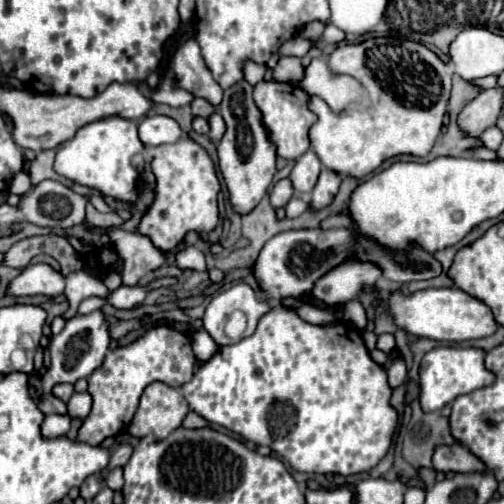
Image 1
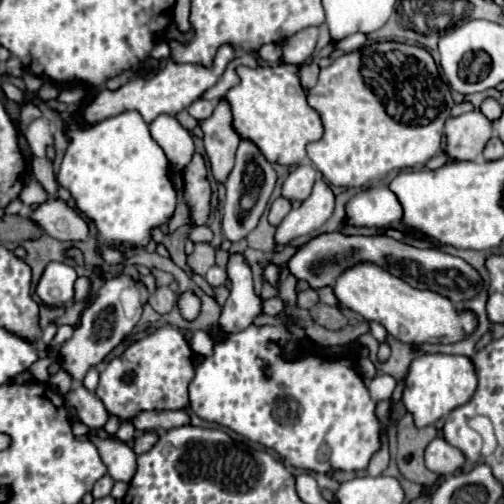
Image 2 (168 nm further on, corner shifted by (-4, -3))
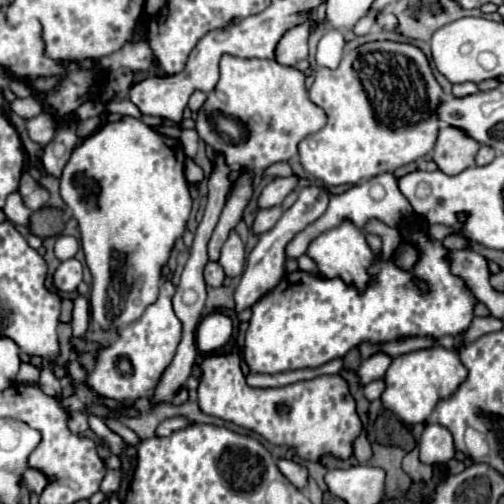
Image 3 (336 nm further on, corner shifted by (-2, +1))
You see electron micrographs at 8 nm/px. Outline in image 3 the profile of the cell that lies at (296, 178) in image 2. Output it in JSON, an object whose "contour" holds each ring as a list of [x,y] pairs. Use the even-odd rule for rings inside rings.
{"contour":[[[290,176],[290,178],[274,178],[270,184],[264,186],[264,190],[258,196],[258,208],[272,208],[272,206],[280,206],[282,200],[294,190],[298,188],[298,178]]]}

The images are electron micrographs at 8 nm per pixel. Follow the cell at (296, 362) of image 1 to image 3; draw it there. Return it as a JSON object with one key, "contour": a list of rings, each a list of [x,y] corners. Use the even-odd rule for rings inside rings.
{"contour":[[[238,348],[228,356],[206,356],[200,370],[198,402],[202,412],[254,430],[272,444],[286,444],[304,460],[316,462],[324,454],[336,458],[352,454],[352,442],[362,432],[362,422],[348,384],[340,376],[318,376],[282,388],[250,388],[240,370]]]}

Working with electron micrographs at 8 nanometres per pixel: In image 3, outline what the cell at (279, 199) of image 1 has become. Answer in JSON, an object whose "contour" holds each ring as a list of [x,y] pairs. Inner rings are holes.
{"contour":[[[274,206],[274,208],[268,208],[268,210],[260,210],[260,212],[256,214],[252,226],[250,226],[250,232],[252,232],[254,236],[262,236],[264,232],[272,230],[274,224],[280,220],[282,212],[284,212],[284,210],[282,210],[280,206]]]}

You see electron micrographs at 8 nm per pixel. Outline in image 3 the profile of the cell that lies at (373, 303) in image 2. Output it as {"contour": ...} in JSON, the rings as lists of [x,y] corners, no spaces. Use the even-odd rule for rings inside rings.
{"contour":[[[342,220],[338,226],[318,234],[306,254],[316,262],[318,266],[318,274],[324,276],[324,278],[336,278],[340,276],[344,282],[350,282],[350,284],[356,284],[360,290],[364,290],[366,282],[368,282],[368,266],[374,262],[374,254],[372,254],[372,248],[368,246],[364,234],[360,228],[356,228],[350,220]]]}

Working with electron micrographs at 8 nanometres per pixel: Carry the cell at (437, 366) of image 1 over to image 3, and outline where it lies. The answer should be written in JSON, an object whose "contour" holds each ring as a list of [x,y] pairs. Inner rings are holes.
{"contour":[[[434,346],[428,350],[416,350],[410,354],[402,354],[392,360],[390,368],[384,374],[384,392],[380,396],[382,406],[394,412],[406,424],[420,424],[436,408],[438,400],[444,400],[454,394],[454,390],[464,382],[468,370],[462,366],[458,352],[446,350],[442,346]]]}

